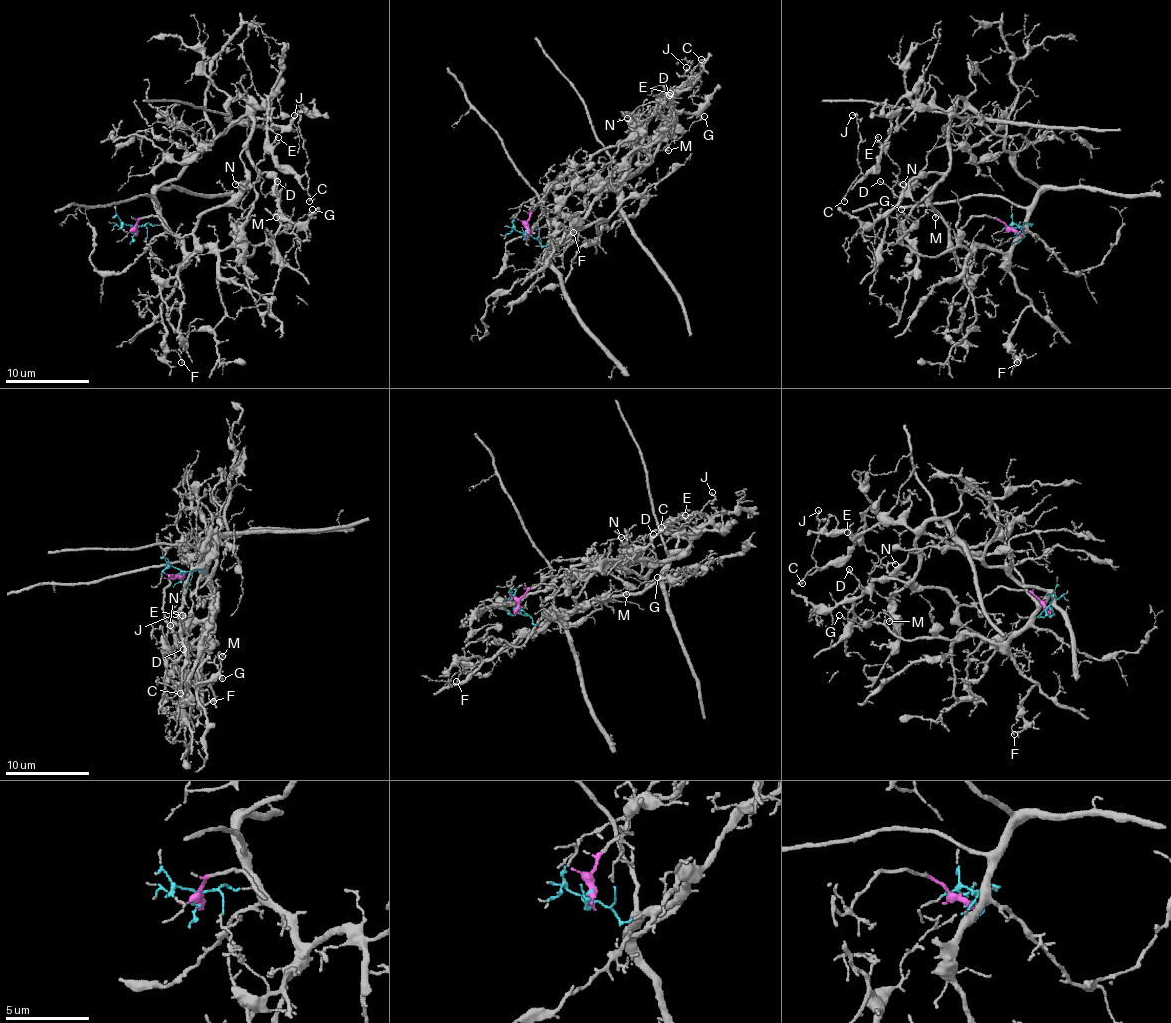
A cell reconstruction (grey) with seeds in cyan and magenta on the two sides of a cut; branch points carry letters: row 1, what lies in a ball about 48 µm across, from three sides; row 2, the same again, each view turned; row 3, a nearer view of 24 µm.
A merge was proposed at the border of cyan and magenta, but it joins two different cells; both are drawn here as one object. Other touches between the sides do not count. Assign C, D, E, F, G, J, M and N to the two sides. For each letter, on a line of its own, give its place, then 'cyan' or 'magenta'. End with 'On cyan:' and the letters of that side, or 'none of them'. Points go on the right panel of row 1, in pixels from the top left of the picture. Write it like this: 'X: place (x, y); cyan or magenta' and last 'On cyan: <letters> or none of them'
C: place (844, 201); magenta
D: place (880, 181); magenta
E: place (878, 137); magenta
F: place (1017, 362); cyan
G: place (901, 209); cyan
J: place (852, 115); magenta
M: place (935, 217); cyan
N: place (903, 184); magenta
On cyan: F, G, M

